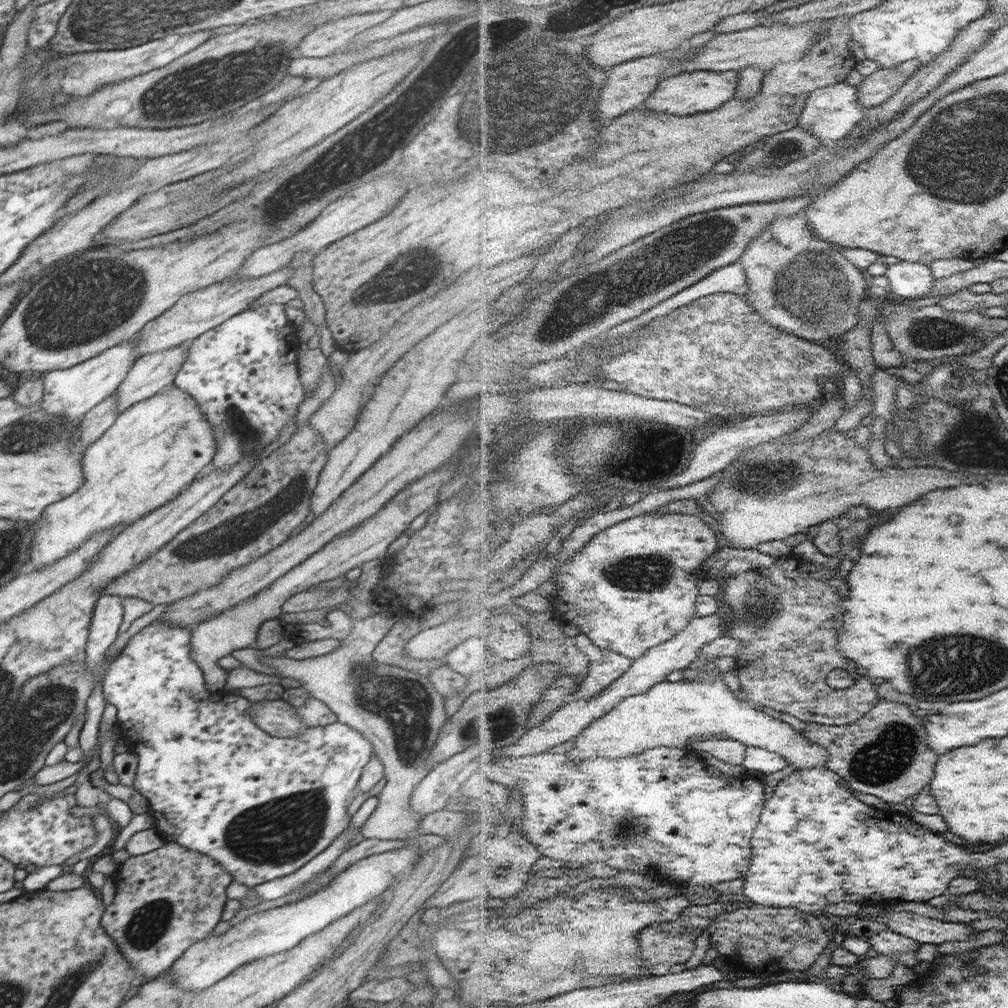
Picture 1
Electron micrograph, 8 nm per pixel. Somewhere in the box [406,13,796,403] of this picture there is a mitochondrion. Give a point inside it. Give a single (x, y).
(556, 83)

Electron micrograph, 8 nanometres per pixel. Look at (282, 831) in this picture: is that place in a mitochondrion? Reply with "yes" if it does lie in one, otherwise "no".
yes

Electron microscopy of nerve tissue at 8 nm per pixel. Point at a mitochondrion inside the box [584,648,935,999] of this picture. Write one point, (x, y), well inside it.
(890, 753)

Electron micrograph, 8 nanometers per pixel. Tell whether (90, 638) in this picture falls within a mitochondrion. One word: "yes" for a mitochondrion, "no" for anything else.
no

